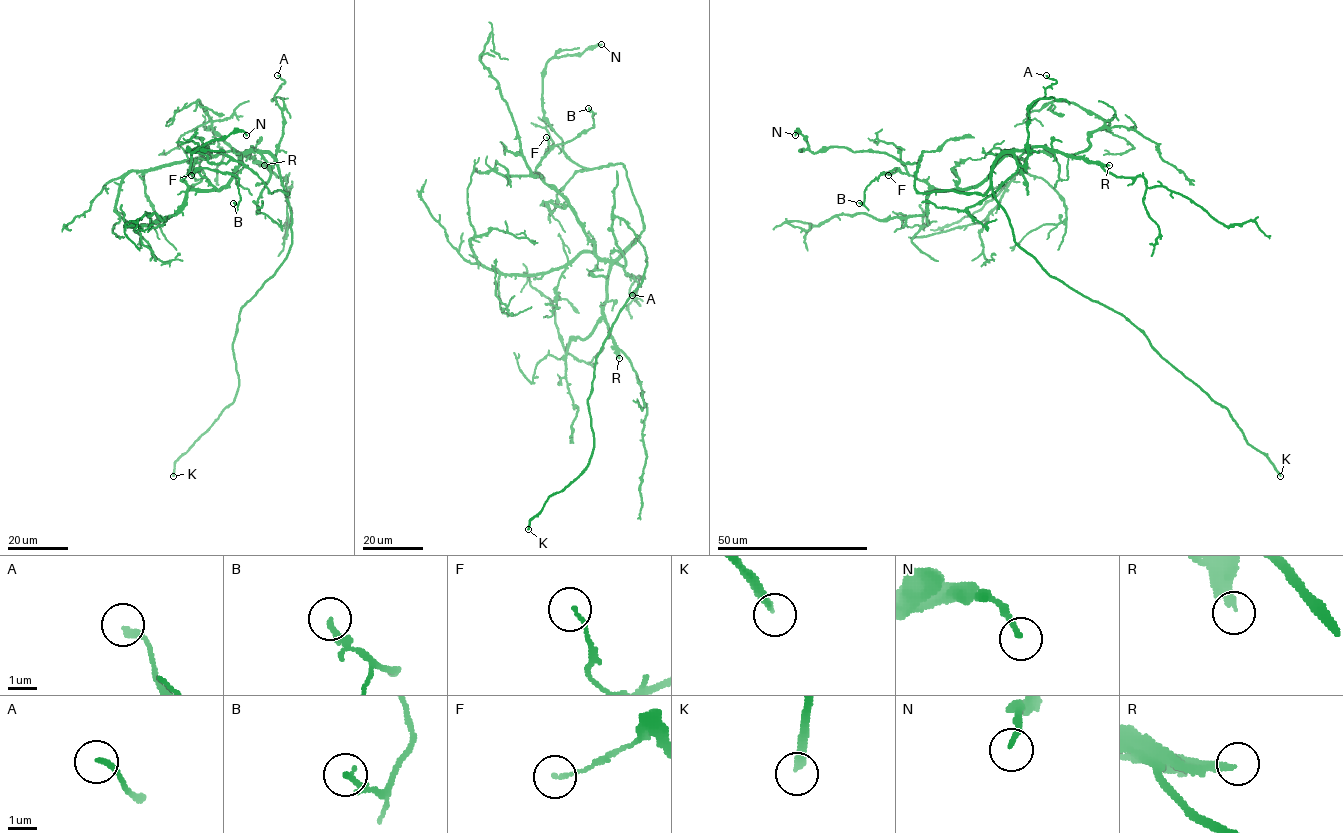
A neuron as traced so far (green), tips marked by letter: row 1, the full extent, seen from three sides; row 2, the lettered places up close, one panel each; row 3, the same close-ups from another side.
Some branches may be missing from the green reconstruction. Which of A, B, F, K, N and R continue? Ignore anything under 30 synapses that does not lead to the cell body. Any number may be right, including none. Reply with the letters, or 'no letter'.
K, R

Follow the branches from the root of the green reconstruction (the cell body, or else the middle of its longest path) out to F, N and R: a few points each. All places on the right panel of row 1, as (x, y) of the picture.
F: (999, 204), (991, 174), (994, 162), (1011, 151), (985, 178), (968, 188), (935, 190), (898, 171), (888, 175)
N: (999, 204), (990, 187), (919, 193), (919, 159), (837, 147), (812, 153), (795, 135)
R: (999, 204), (992, 188), (991, 174), (994, 162), (1004, 153), (1047, 147), (1090, 162), (1109, 165)

